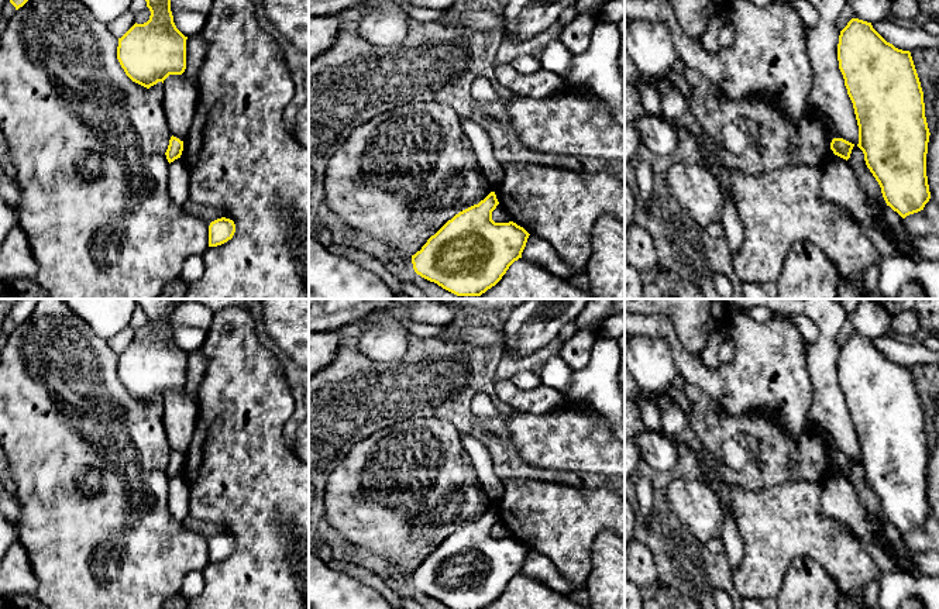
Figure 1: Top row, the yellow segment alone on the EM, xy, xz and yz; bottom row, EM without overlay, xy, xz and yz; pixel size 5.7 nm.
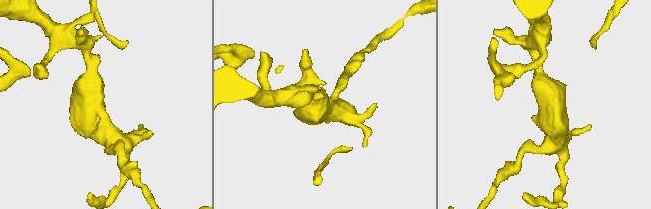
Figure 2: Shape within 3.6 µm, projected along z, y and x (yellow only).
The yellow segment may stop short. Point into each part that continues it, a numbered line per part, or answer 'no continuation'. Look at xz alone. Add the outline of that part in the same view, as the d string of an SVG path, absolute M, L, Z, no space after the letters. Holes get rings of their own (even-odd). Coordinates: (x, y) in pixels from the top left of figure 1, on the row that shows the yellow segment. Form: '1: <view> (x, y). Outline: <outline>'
no continuation

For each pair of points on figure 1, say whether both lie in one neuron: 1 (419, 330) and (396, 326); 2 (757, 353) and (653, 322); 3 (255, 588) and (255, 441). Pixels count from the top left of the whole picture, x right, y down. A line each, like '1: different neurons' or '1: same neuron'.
1: different neurons
2: same neuron
3: same neuron

